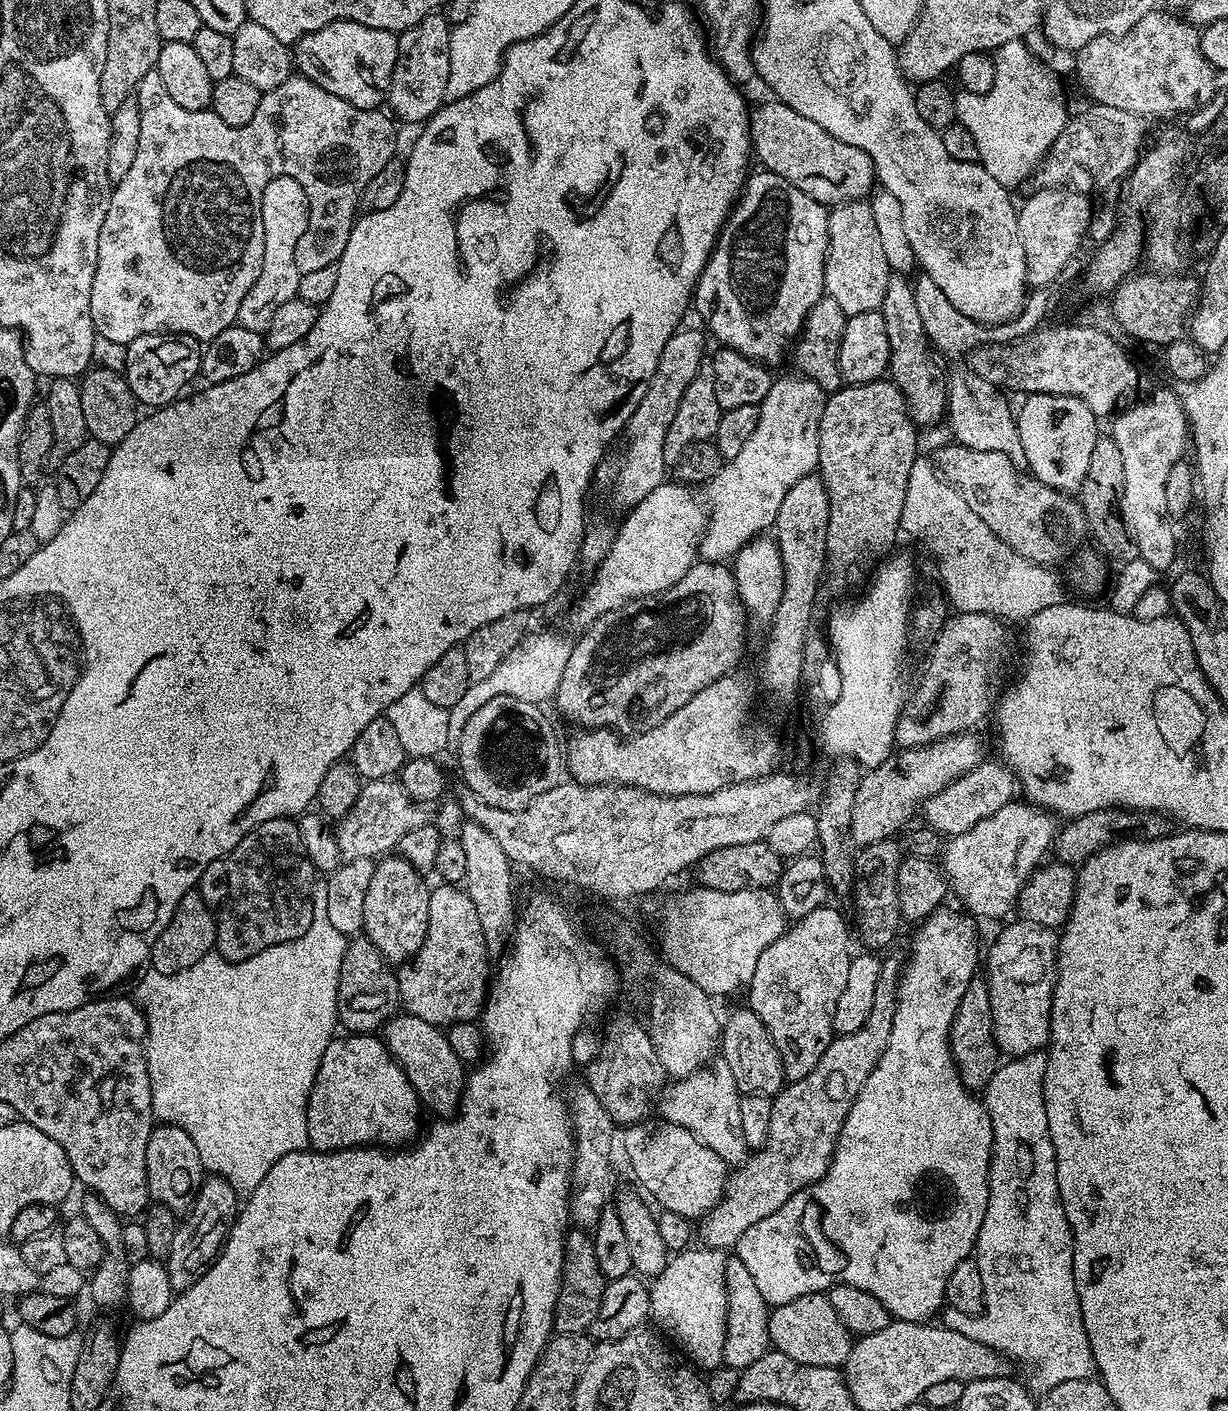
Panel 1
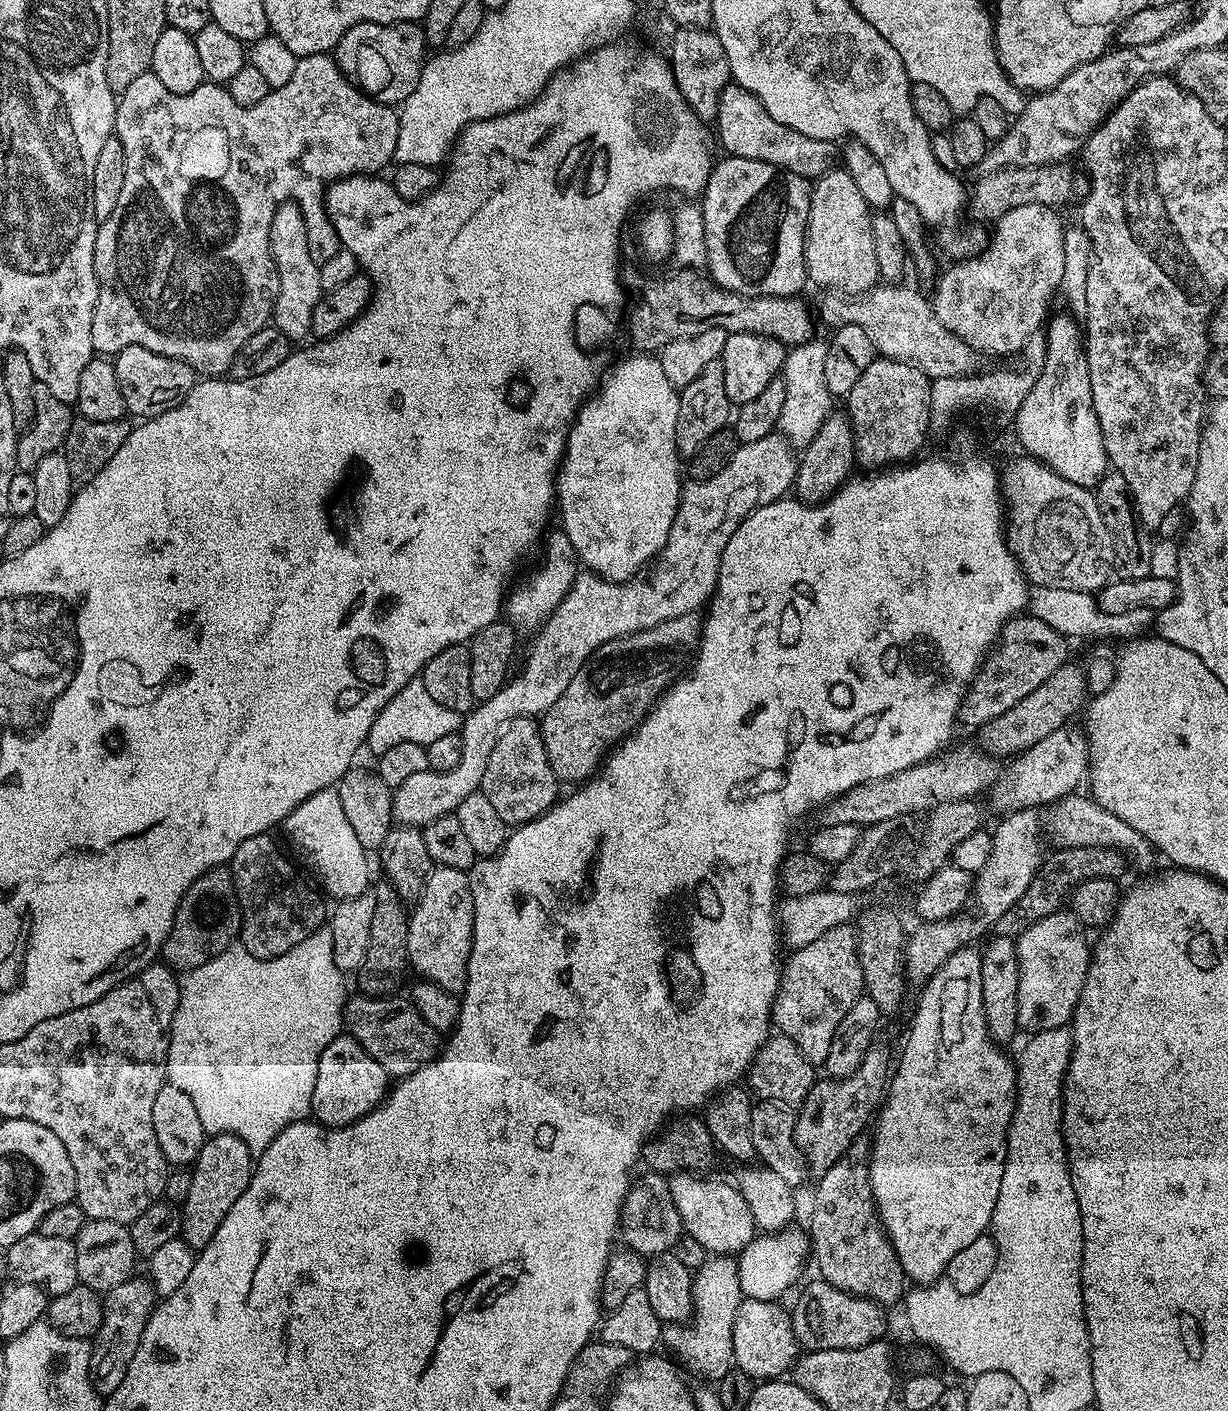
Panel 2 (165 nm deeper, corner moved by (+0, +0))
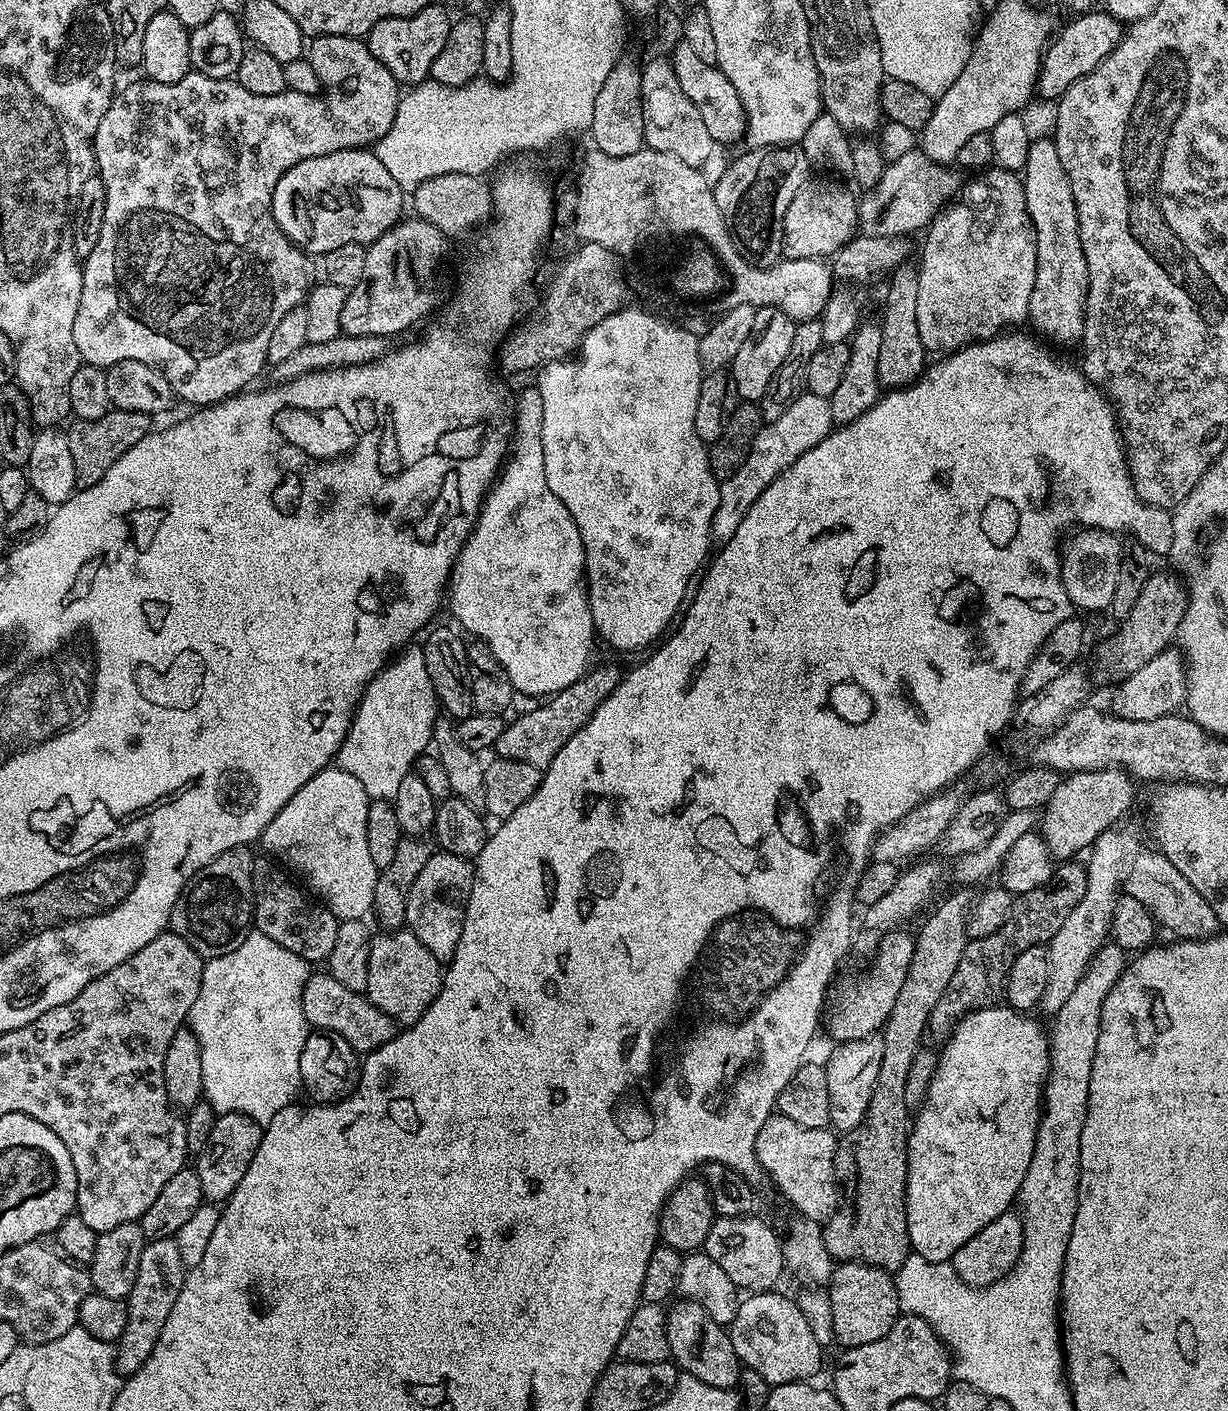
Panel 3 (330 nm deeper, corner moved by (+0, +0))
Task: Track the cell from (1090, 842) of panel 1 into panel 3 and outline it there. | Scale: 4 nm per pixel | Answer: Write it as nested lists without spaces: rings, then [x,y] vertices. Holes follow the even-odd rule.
[[[1064,862],[1053,871],[1048,883],[1030,890],[1026,894],[1016,896],[1006,922],[994,934],[977,940],[969,940],[962,950],[962,962],[958,962],[958,970],[954,970],[954,978],[950,978],[950,986],[946,986],[944,996],[934,1006],[928,1016],[927,1031],[941,1038],[952,1035],[954,1022],[976,1012],[980,1008],[991,1008],[996,1000],[1005,995],[1010,966],[1014,966],[1014,958],[1022,954],[1022,950],[1030,950],[1030,946],[1047,945],[1049,940],[1058,934],[1062,922],[1082,902],[1082,894],[1088,889],[1088,874],[1083,863]]]

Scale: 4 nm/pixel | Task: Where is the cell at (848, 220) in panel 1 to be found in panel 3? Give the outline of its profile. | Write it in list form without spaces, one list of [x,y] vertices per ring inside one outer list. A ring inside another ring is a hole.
[[[813,179],[803,184],[798,194],[794,194],[794,202],[790,202],[786,210],[783,255],[787,259],[831,258],[857,235],[857,197],[852,197],[850,189],[835,184],[835,179],[826,179],[830,180]]]

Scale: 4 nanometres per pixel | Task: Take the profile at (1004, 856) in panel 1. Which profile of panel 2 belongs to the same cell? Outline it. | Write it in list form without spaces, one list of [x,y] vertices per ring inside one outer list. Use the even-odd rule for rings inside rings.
[[[1073,794],[1057,800],[1051,805],[1048,820],[1052,825],[1047,825],[1046,832],[1052,835],[1052,840],[1056,843],[1057,849],[1073,848],[1074,846],[1102,846],[1103,848],[1115,848],[1121,856],[1132,860],[1140,868],[1148,868],[1152,864],[1154,849],[1134,826],[1130,826],[1118,814],[1106,810],[1101,804],[1097,804],[1091,795]]]

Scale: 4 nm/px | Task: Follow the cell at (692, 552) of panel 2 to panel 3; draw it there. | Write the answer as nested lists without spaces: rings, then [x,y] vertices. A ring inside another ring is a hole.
[[[805,391],[788,407],[786,414],[782,414],[782,418],[765,423],[754,438],[752,449],[748,451],[743,466],[721,483],[720,505],[712,523],[713,541],[729,540],[734,530],[738,530],[738,522],[742,522],[746,510],[754,506],[762,490],[766,490],[766,486],[770,486],[770,482],[774,482],[774,478],[779,476],[782,470],[786,470],[798,457],[806,454],[806,450],[818,446],[818,442],[822,442],[833,432],[834,425],[828,401],[829,397],[816,396],[813,392]]]

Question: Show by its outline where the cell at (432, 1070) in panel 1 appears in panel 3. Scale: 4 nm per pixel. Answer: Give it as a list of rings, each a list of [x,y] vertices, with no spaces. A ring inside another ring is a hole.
[[[321,974],[321,976],[309,975],[302,990],[302,1010],[313,1029],[321,1032],[337,1032],[342,1038],[346,1038],[346,1042],[350,1042],[350,1046],[358,1054],[367,1054],[376,1048],[380,1048],[386,1042],[390,1042],[398,1031],[396,1021],[391,1020],[380,1008],[375,1008],[368,1001],[367,995],[346,990],[346,986],[342,986],[342,982],[338,982],[334,977],[327,974]]]

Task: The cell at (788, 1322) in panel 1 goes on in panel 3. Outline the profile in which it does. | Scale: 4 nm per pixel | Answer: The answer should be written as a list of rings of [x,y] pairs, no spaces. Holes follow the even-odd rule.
[[[837,1263],[832,1269],[826,1295],[833,1310],[835,1343],[844,1348],[866,1346],[866,1342],[878,1342],[878,1338],[886,1338],[902,1314],[893,1273],[885,1268],[875,1268],[873,1264]]]

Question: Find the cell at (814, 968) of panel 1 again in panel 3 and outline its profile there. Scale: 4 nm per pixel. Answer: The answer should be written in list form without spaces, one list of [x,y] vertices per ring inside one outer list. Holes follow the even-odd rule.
[[[908,930],[885,932],[871,957],[872,965],[865,976],[857,978],[853,984],[844,984],[831,997],[826,1008],[826,1028],[833,1036],[833,1041],[857,1040],[877,1035],[884,1023],[890,1018],[890,1010],[894,1010],[894,1001],[898,999],[898,990],[902,990],[902,982],[906,982],[906,974],[910,970],[910,962],[916,945],[913,933]]]

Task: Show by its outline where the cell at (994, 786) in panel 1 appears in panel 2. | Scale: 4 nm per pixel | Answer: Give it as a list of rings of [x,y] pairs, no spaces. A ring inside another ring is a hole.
[[[1072,727],[1059,728],[1054,730],[1054,734],[1046,734],[1042,742],[1034,742],[1034,746],[1021,752],[1009,763],[1012,765],[1005,772],[1003,769],[999,773],[996,783],[990,789],[990,797],[992,796],[992,804],[1000,811],[1000,814],[1018,812],[1021,808],[1036,808],[1041,806],[1040,804],[1050,806],[1057,800],[1073,795],[1079,789],[1076,787],[1082,782],[1085,783],[1088,771],[1088,737],[1079,727],[1076,727],[1077,729]]]

